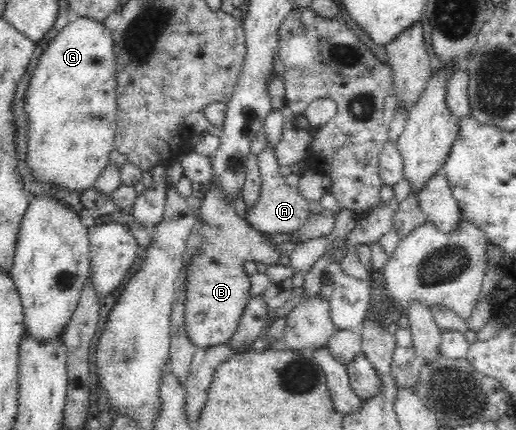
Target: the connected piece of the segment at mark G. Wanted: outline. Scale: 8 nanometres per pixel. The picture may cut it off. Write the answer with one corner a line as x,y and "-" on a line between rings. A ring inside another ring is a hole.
80,16
69,22
40,55
25,93
27,159
36,181
46,181
52,187
81,193
94,187
109,162
109,153
115,148
117,115
117,68
112,33
113,30
107,28
103,21

